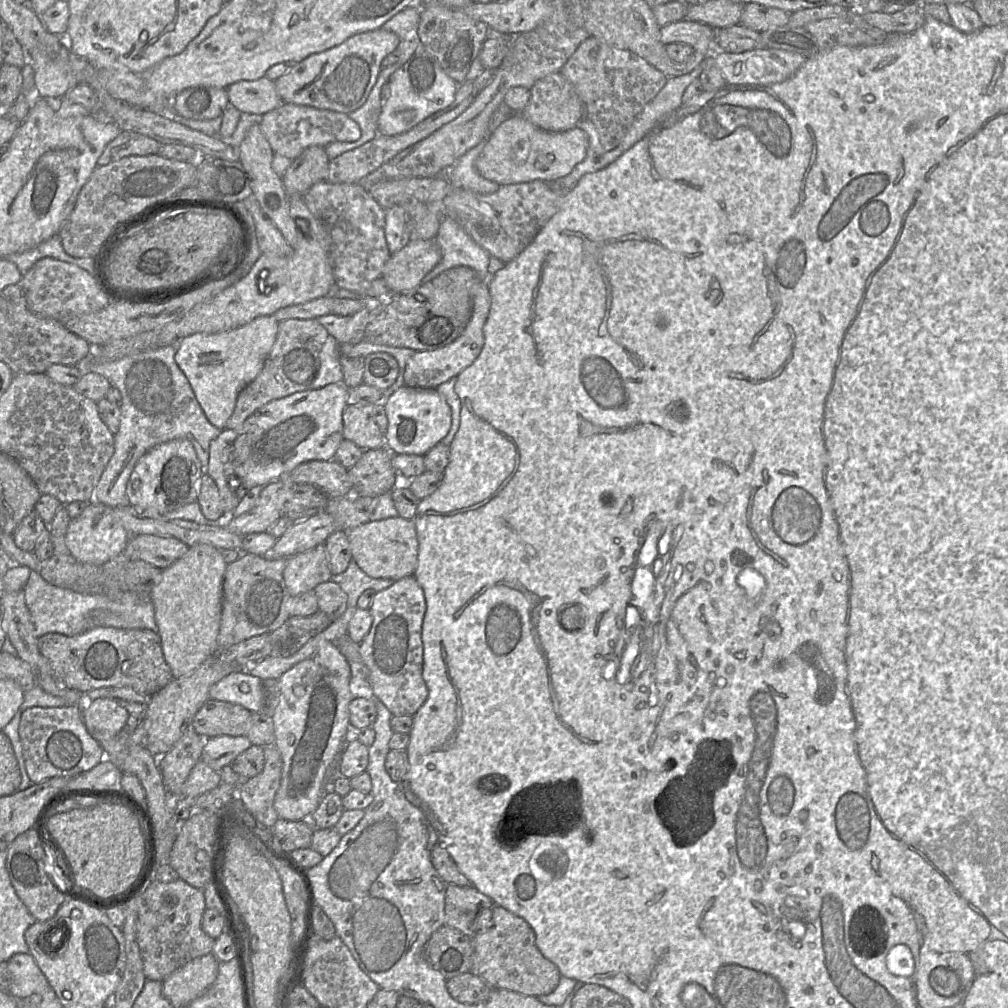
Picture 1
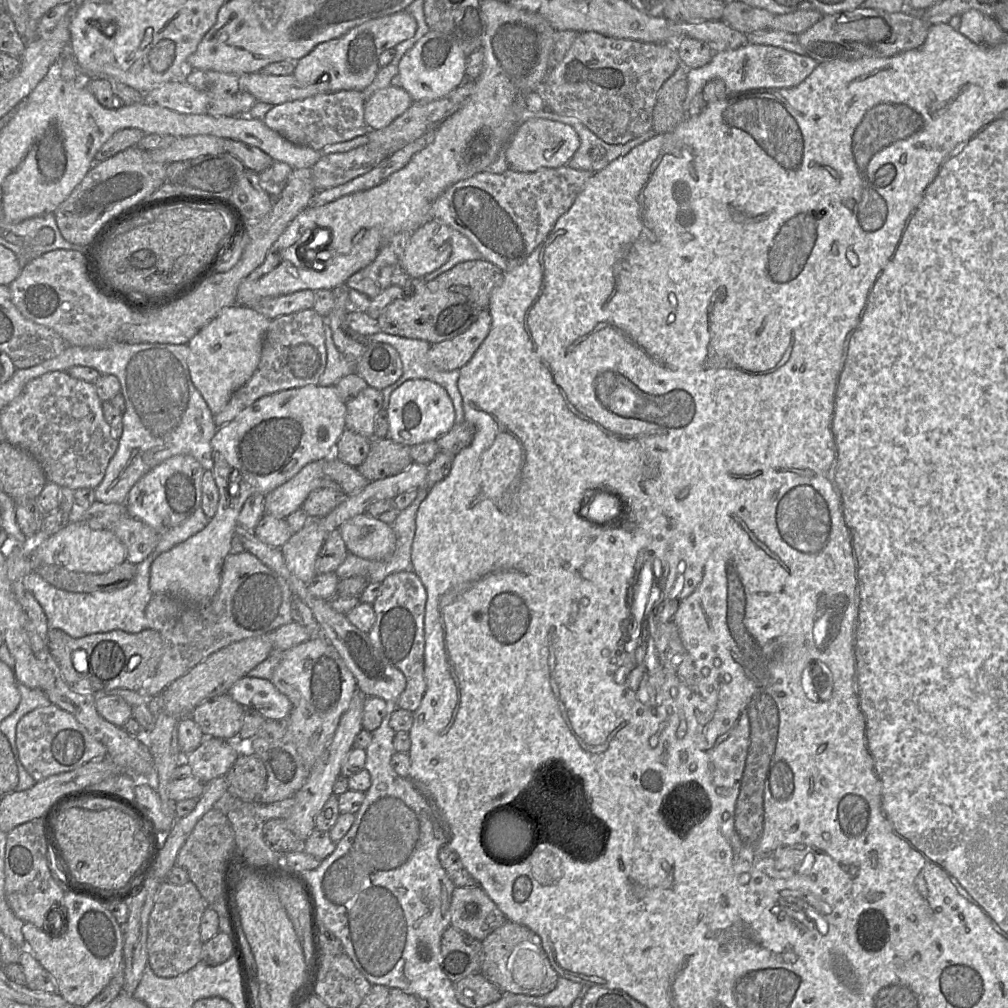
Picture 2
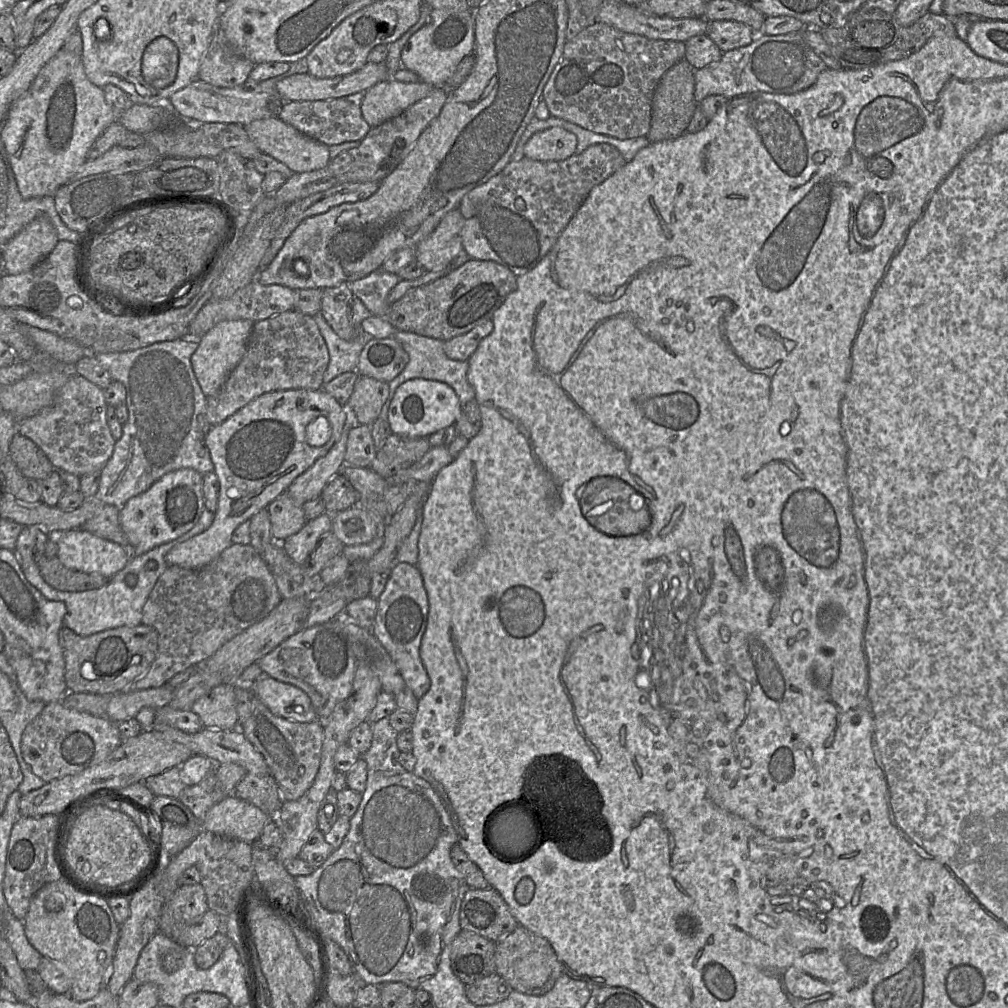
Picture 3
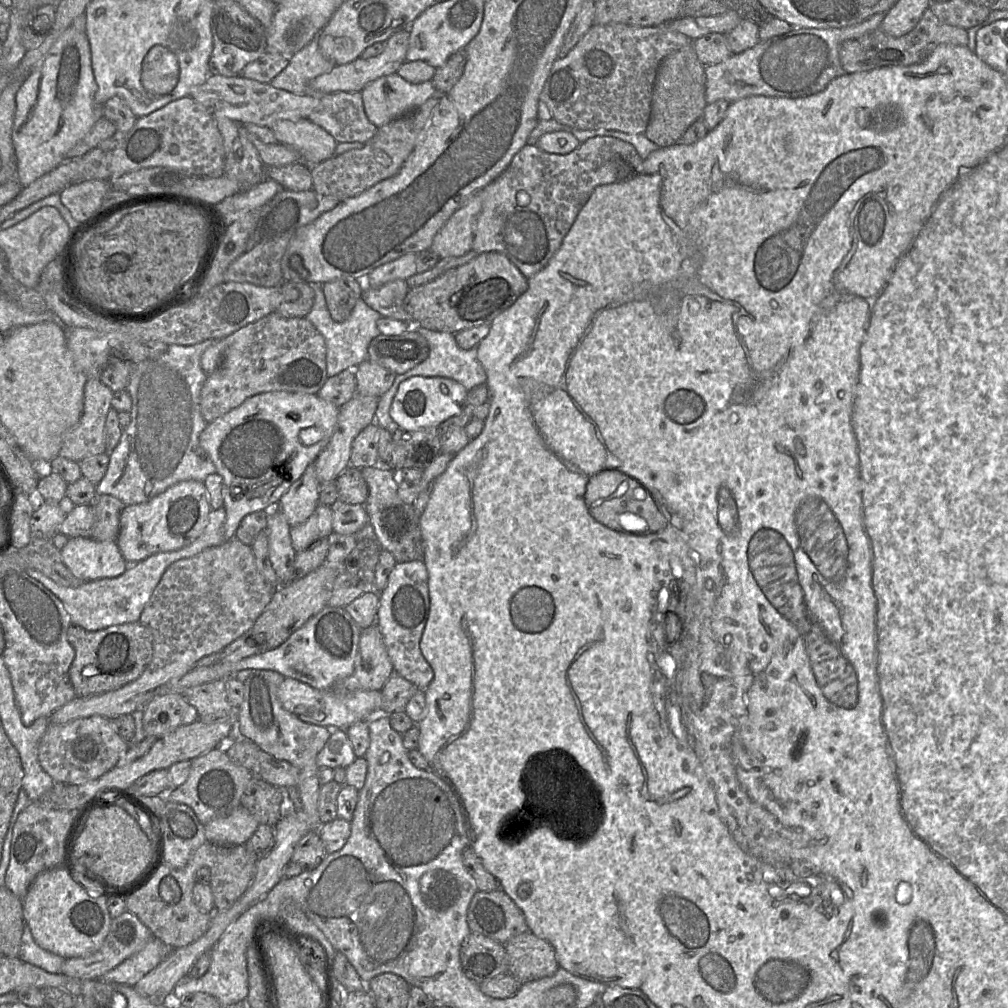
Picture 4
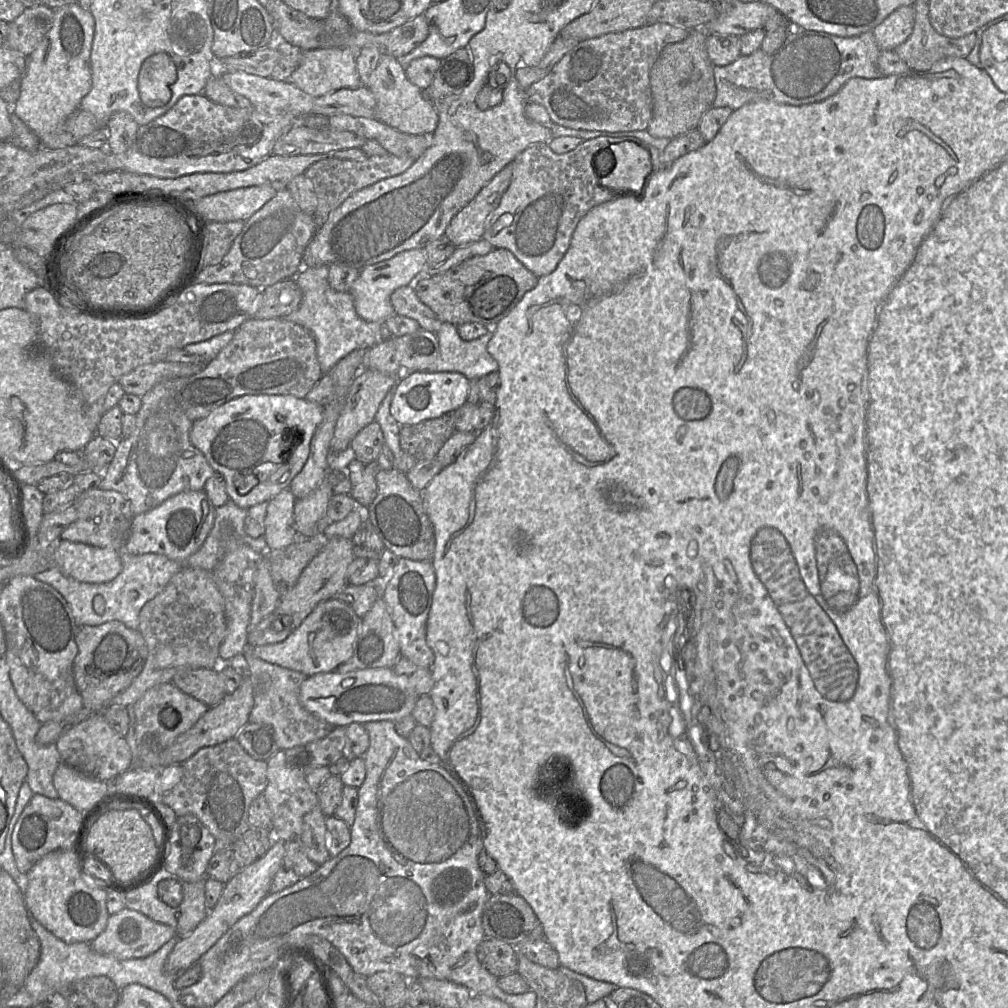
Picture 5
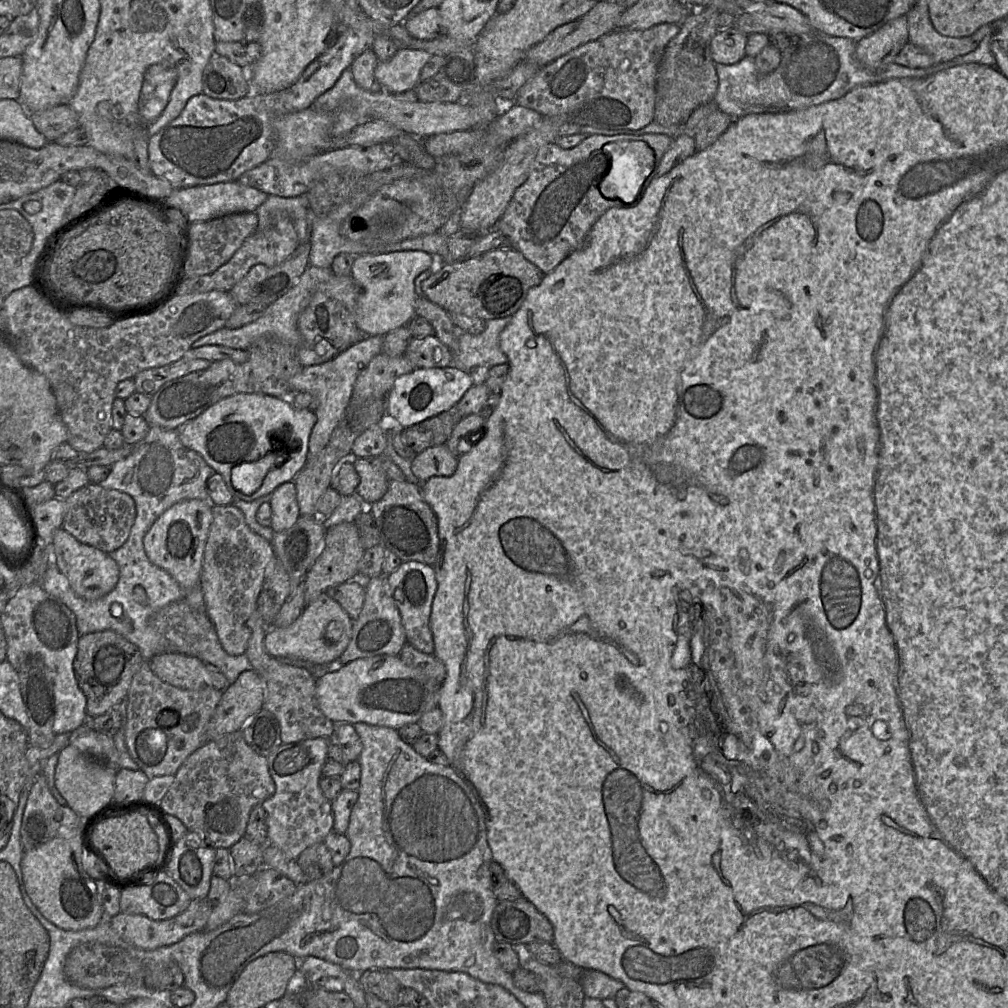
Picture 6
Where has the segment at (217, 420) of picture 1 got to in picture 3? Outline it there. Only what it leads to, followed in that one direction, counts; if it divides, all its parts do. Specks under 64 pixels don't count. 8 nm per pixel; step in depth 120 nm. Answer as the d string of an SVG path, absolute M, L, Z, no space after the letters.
M245 319L221 321L200 338L198 348L191 357L191 364L206 397L219 392L230 373L243 358L254 323Z

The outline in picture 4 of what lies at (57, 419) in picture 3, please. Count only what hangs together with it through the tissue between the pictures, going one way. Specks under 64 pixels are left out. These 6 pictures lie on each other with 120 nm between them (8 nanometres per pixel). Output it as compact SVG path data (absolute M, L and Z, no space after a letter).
M88 379L84 386L84 408L76 426L64 435L59 456L74 462L107 452L104 427L112 408L114 392L99 379Z

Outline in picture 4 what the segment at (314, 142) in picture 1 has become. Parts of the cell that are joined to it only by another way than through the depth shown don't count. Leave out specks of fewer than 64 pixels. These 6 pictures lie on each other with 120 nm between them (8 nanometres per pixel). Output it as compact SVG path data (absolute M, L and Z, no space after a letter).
M361 91L309 93L320 100L308 119L325 129L337 142L369 141L378 127L369 121Z

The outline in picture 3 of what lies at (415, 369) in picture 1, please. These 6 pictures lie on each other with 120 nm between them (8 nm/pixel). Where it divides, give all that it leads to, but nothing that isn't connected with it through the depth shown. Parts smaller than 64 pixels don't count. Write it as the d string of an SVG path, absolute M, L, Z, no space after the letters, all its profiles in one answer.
M487 320L469 332L445 341L444 351L450 359L458 361L469 360L478 348L480 341L488 336L492 330L493 321Z

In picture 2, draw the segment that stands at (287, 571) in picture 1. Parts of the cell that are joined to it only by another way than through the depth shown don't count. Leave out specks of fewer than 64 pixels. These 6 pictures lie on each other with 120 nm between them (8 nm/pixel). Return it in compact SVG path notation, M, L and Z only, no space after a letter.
M309 519L308 523L280 548L288 569L306 584L310 584L317 575L315 564L327 535L328 530L324 527L322 519Z

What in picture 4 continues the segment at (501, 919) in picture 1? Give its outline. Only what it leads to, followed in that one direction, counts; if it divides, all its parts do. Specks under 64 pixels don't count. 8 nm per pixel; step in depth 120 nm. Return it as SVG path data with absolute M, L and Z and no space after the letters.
M530 930L505 944L508 955L508 974L521 983L552 976L559 965L554 947Z

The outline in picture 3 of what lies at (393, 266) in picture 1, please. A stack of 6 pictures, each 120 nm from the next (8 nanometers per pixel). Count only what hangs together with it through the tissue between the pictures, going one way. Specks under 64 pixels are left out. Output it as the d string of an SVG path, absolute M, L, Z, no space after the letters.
M458 209L446 214L437 227L414 250L414 260L425 271L448 266L463 250L461 230L463 217Z

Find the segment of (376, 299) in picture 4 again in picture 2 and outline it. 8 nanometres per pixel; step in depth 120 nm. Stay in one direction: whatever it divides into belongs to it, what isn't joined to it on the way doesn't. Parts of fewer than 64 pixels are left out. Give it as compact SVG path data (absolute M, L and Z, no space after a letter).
M385 244L372 263L351 275L345 285L366 295L370 300L389 288L393 272L399 266L399 258L389 244Z

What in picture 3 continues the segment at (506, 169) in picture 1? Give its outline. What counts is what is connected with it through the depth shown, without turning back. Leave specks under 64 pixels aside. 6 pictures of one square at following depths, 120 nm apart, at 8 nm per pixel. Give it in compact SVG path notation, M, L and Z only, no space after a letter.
M560 127L535 133L525 144L524 157L535 161L562 161L576 150L577 137Z

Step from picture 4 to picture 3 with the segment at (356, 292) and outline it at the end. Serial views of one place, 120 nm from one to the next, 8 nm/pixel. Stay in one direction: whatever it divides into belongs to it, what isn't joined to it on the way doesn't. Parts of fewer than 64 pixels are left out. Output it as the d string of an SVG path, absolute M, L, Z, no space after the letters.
M349 283L325 288L322 296L321 312L333 331L342 339L351 341L356 338L353 325L354 295Z

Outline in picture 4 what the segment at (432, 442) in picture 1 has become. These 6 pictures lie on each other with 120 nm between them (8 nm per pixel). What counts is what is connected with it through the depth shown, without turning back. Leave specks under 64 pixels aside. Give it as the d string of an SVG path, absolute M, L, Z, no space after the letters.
M413 376L403 381L394 397L390 415L400 428L410 431L438 427L465 411L468 390L456 380L445 377Z

